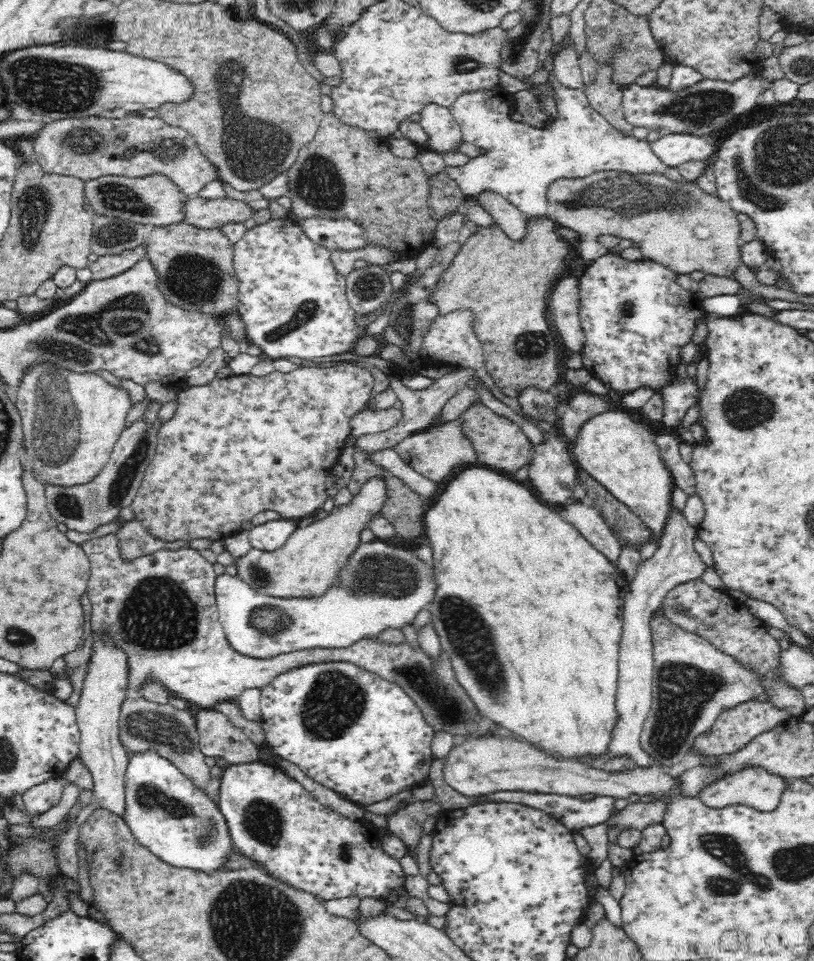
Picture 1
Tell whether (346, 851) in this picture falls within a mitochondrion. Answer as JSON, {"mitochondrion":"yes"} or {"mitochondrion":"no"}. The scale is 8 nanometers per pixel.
{"mitochondrion":"yes"}

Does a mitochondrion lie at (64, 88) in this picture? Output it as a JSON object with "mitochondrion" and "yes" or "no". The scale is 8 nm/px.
{"mitochondrion":"yes"}

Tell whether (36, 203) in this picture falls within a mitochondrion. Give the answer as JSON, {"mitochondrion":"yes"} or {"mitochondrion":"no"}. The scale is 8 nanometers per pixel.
{"mitochondrion":"yes"}

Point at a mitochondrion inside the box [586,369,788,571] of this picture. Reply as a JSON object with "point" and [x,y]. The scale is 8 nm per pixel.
{"point":[745,409]}

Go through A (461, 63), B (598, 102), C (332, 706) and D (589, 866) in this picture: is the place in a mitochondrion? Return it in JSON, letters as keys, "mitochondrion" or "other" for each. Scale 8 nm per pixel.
{"A":"mitochondrion","B":"other","C":"mitochondrion","D":"other"}

